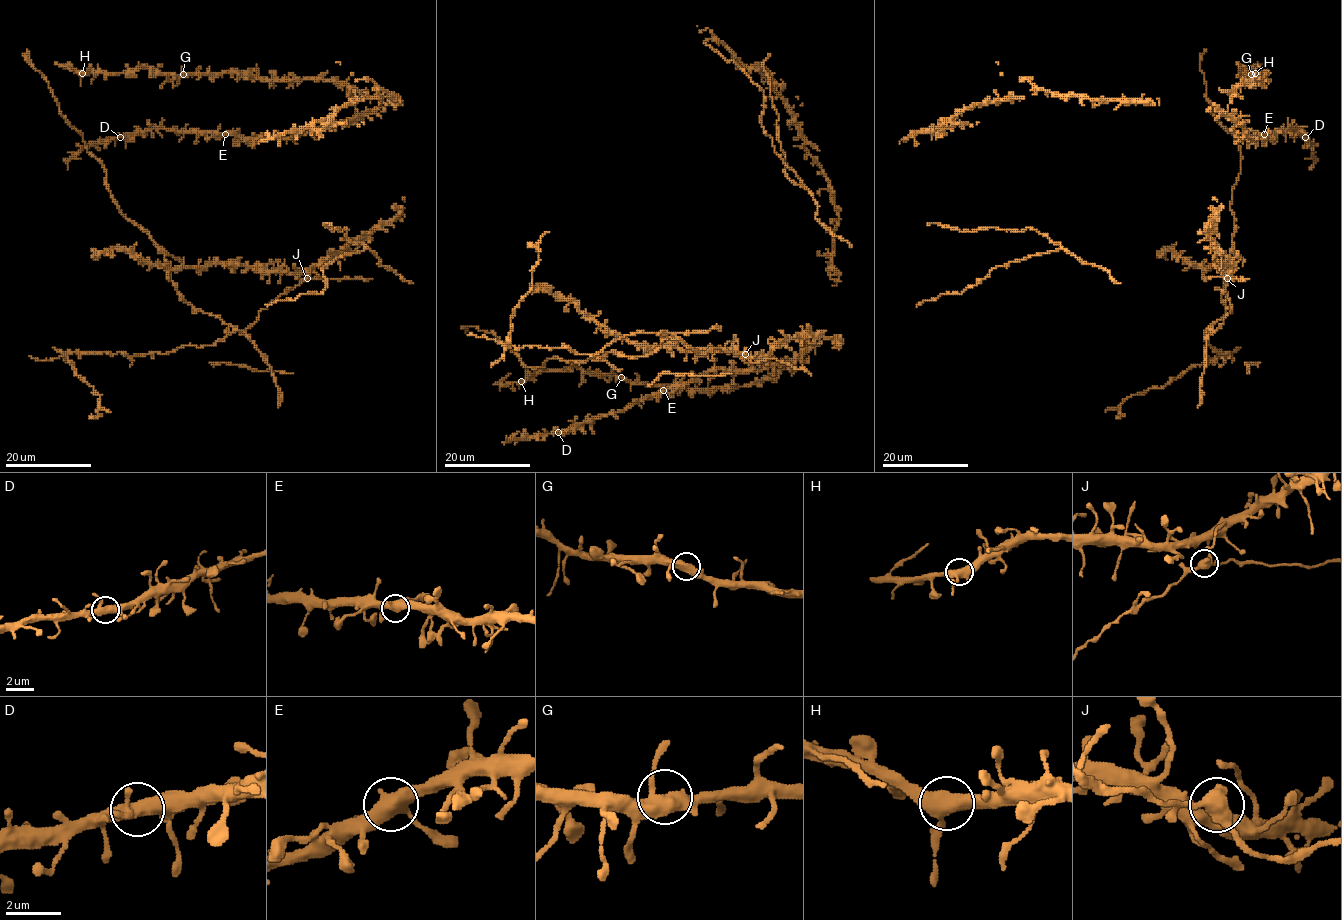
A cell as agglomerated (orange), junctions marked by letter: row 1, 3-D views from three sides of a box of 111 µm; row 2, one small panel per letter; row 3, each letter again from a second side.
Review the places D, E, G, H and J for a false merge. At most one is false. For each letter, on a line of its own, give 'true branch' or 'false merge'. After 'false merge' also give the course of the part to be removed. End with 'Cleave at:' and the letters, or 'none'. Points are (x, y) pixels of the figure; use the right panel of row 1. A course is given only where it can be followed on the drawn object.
D: true branch
E: true branch
G: true branch
H: true branch
J: false merge; course (1227, 278), (1226, 317), (1211, 330), (1230, 310), (1231, 190), (1241, 152), (1206, 97), (1206, 50)
Cleave at: J

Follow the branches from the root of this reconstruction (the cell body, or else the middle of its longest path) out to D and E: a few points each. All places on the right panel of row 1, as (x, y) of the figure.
D: (1243, 138), (1284, 132), (1290, 128), (1305, 137)
E: (1243, 138), (1264, 134)

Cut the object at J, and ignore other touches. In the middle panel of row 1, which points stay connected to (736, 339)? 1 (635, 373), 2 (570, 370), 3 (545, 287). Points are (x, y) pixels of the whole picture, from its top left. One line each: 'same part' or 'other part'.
1: same part
2: same part
3: same part

